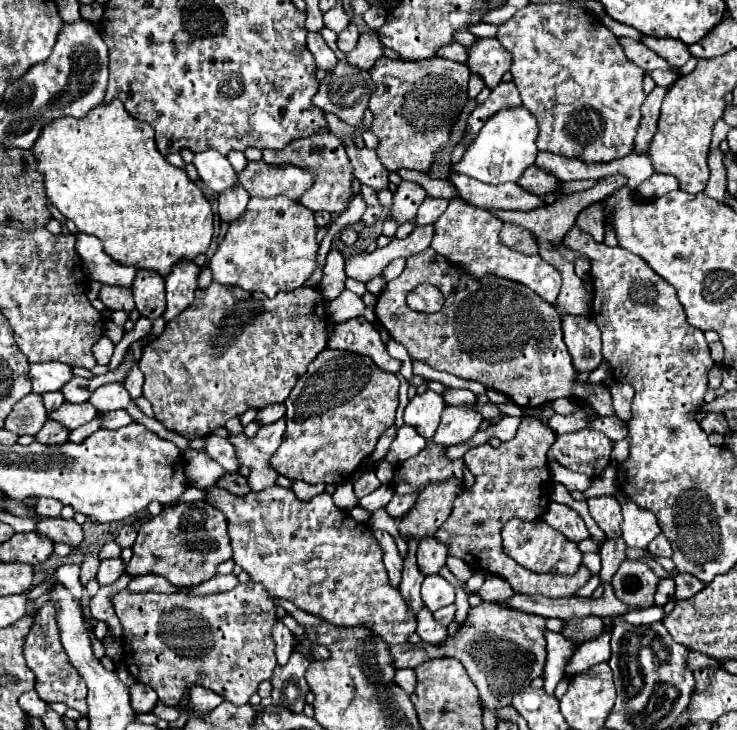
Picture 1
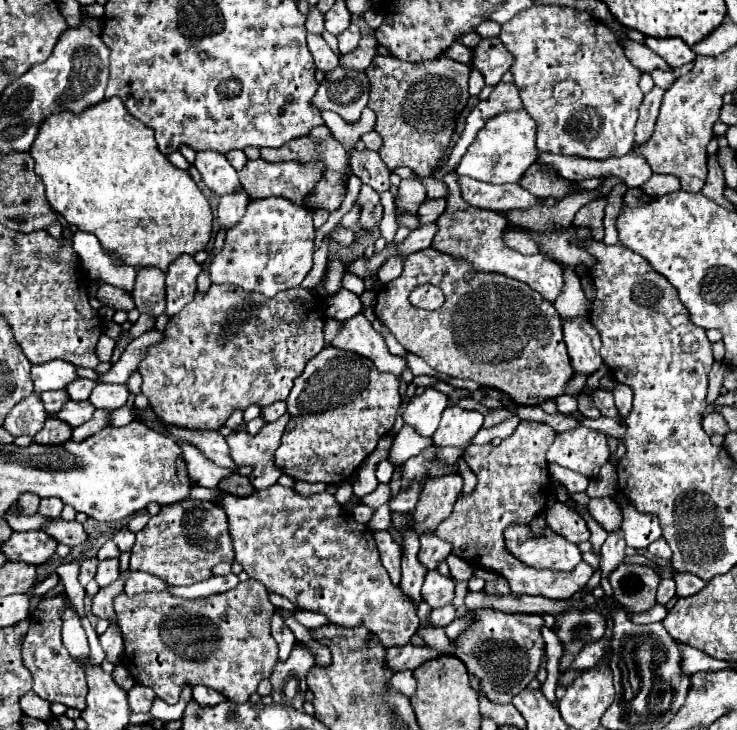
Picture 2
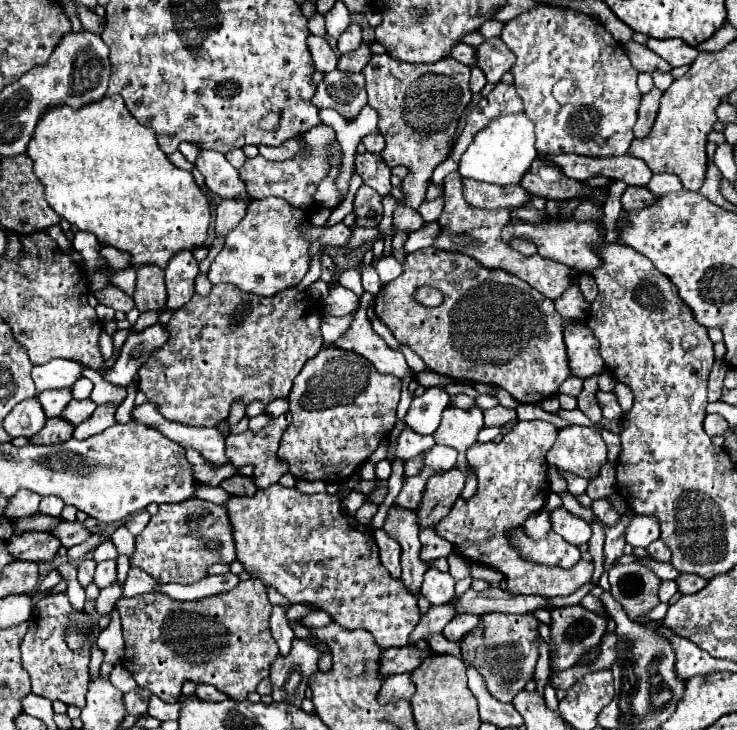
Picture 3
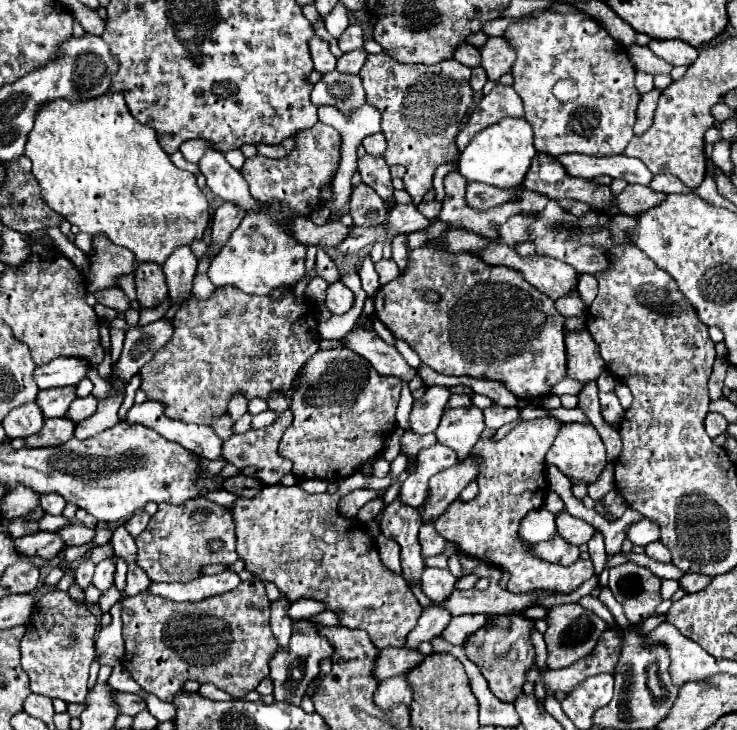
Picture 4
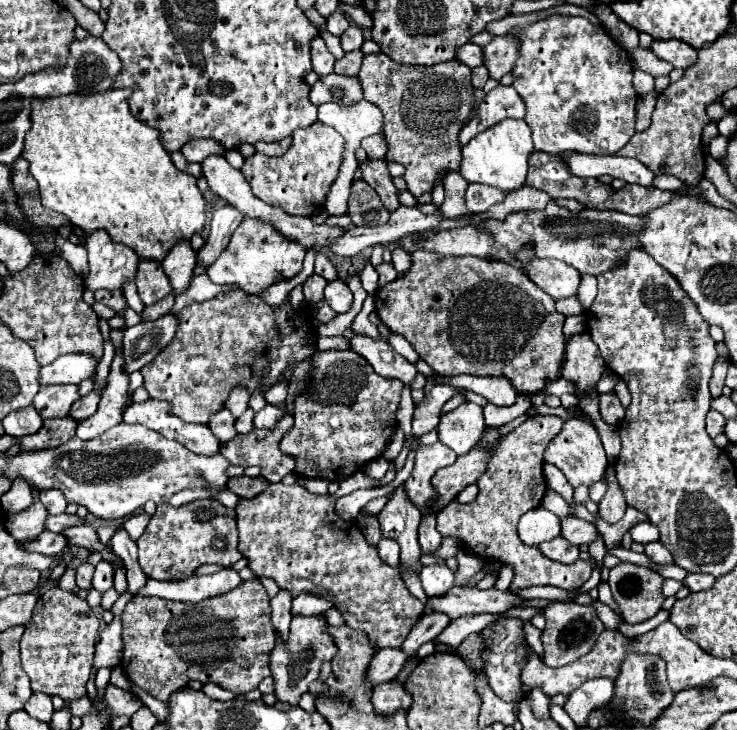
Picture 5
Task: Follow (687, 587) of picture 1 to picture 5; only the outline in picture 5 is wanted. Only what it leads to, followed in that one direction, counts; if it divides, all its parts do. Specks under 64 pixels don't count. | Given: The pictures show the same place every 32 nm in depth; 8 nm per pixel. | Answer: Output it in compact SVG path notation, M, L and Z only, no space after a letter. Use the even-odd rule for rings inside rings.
M688 574L684 578L684 586L690 590L690 592L700 592L700 590L706 590L714 584L714 576L708 576L708 574Z

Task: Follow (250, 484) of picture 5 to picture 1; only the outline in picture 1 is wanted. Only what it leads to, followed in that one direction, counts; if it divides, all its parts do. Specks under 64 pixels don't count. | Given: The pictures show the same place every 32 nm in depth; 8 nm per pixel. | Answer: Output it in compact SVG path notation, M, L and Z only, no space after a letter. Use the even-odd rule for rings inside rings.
M226 472L224 476L220 476L220 478L216 480L216 486L224 488L224 490L236 494L236 496L244 496L244 494L250 492L248 480L246 480L242 474L238 474L238 472L234 472L234 474L228 474L228 472Z

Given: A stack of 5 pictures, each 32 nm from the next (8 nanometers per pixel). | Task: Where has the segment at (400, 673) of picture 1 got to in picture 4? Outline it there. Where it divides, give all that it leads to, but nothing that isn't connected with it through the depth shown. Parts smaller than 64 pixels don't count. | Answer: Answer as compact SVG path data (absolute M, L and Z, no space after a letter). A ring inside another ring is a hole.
M406 674L380 682L380 686L374 694L374 702L376 702L376 706L380 706L384 710L388 710L392 706L398 706L402 702L410 704L412 702L412 686L408 684Z

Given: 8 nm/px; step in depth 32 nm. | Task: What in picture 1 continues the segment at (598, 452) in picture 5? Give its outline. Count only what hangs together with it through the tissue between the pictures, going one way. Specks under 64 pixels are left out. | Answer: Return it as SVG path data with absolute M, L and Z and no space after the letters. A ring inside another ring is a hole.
M584 428L578 432L556 436L548 458L558 460L568 470L596 478L610 464L610 452L612 446L606 434Z

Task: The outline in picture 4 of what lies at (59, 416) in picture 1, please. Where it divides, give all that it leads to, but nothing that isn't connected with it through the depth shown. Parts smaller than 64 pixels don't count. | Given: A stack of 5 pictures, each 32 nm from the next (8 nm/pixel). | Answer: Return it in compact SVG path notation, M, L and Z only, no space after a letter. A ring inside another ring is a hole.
M94 396L76 398L76 400L70 404L70 408L68 408L68 412L66 412L66 418L72 420L74 424L80 424L82 420L86 420L88 416L92 416L92 414L96 412L96 406L98 406L98 402L96 402Z

